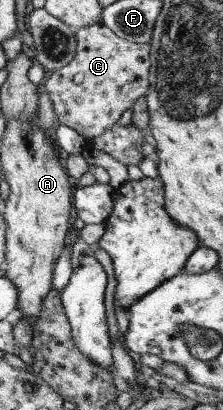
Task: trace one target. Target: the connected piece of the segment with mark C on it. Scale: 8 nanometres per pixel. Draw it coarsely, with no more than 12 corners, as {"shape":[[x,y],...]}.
{"shape":[[99,22],[41,88],[89,142],[148,93],[150,43]]}

